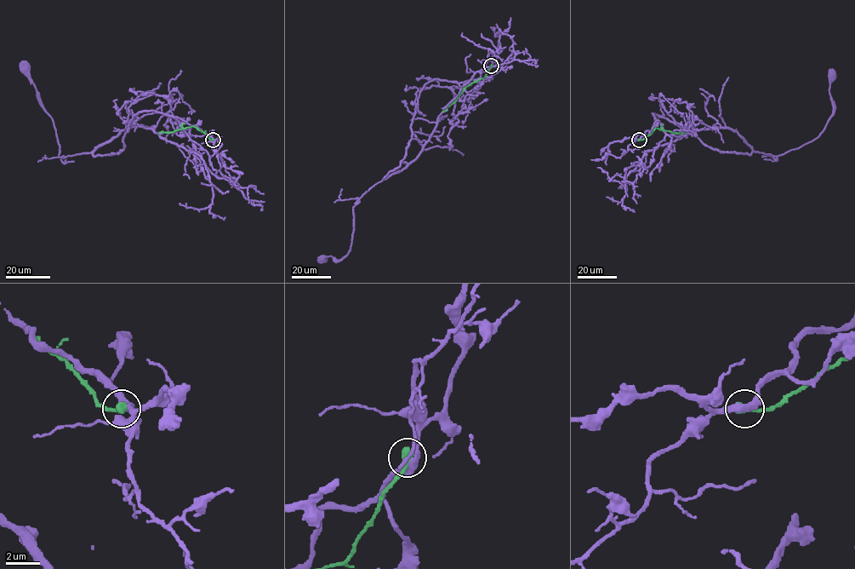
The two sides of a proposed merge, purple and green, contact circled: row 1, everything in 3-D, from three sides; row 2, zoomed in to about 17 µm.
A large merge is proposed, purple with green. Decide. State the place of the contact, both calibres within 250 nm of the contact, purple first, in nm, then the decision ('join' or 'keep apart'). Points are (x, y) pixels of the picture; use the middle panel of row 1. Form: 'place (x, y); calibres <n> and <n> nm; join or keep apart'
place (491, 66); calibres 420 and 460 nm; keep apart

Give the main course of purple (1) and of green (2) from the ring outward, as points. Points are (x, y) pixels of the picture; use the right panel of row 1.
1: (639, 140), (652, 128), (656, 113), (715, 149), (783, 155), (823, 129), (833, 111), (831, 74)
2: (639, 140), (650, 135), (656, 128), (684, 134)

